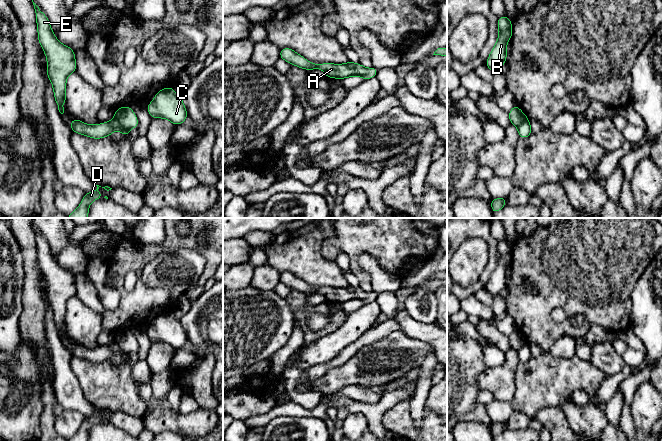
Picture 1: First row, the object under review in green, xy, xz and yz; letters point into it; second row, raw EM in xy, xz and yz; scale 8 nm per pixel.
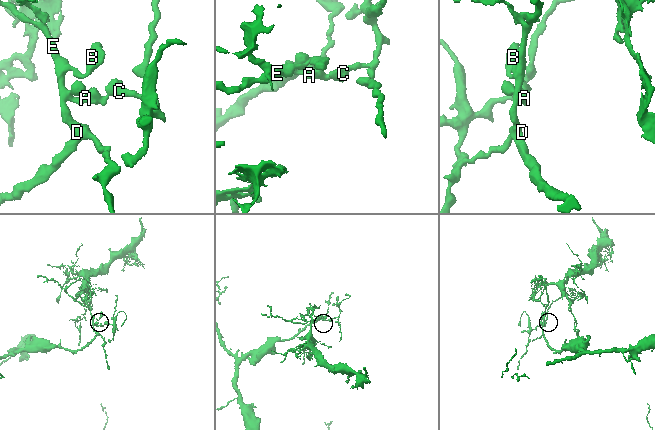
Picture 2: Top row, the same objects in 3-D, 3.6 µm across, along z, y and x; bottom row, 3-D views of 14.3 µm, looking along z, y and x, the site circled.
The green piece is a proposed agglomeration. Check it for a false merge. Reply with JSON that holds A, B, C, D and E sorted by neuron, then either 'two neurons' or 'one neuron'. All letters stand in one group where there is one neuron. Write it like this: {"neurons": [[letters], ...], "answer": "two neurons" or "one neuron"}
{"neurons": [["A", "B", "D", "E"], ["C"]], "answer": "two neurons"}

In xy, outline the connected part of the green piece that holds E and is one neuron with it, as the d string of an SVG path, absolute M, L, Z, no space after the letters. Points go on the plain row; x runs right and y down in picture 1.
M34 226L33 229L36 237L38 264L47 281L47 300L53 310L58 334L63 338L62 328L66 326L66 303L76 295L75 276L57 264L46 239Z

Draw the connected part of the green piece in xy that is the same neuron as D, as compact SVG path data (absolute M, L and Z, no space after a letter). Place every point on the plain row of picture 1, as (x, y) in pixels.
M96 409L97 413L89 416L89 417L85 417L84 422L82 423L80 430L69 440L67 441L88 441L88 434L89 434L89 429L96 423L100 423L103 420L101 419L101 417L98 415L98 413L101 411L99 409Z

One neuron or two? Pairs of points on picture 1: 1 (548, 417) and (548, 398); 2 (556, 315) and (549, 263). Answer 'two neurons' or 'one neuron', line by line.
1: two neurons
2: two neurons

